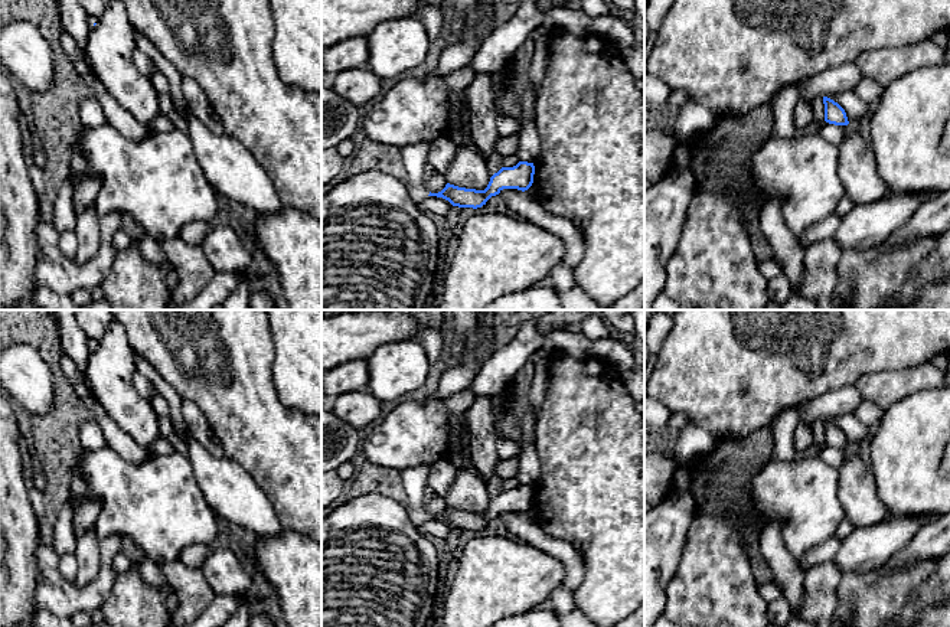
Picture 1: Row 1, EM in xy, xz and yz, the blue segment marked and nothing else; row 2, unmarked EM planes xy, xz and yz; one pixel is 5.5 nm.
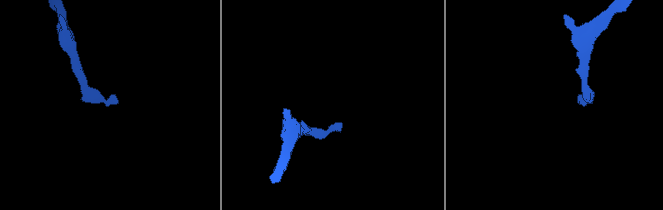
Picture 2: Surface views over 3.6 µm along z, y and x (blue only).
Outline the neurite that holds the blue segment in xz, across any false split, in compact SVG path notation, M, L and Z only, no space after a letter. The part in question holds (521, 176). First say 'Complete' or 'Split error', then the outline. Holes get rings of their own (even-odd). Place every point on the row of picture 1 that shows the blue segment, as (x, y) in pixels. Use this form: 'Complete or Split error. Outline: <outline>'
Complete. Outline: M519 161L513 167L502 167L494 173L484 190L466 189L447 183L441 192L430 192L428 196L443 197L453 206L477 209L486 205L492 196L499 195L503 189L528 190L533 183L533 174L533 163Z

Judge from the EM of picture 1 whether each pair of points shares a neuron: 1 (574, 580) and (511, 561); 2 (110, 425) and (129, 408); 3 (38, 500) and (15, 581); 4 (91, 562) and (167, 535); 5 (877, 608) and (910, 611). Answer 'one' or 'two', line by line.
1: two
2: two
3: two
4: two
5: two

